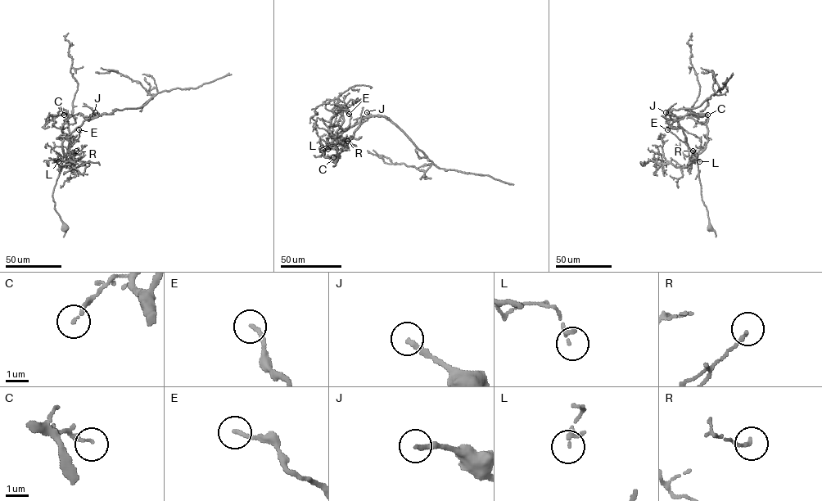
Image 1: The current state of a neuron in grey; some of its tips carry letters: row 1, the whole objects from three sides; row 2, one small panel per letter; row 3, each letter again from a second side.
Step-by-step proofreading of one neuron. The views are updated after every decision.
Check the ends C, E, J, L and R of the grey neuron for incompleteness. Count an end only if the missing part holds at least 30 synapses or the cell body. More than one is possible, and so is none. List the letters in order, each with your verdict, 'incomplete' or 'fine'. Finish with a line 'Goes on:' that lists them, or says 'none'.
C: fine
E: incomplete
J: incomplete
L: fine
R: fine
Goes on: E, J

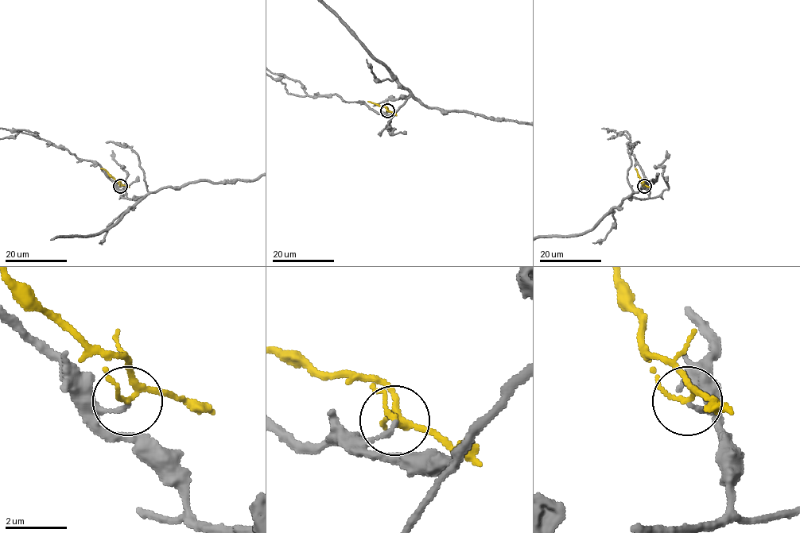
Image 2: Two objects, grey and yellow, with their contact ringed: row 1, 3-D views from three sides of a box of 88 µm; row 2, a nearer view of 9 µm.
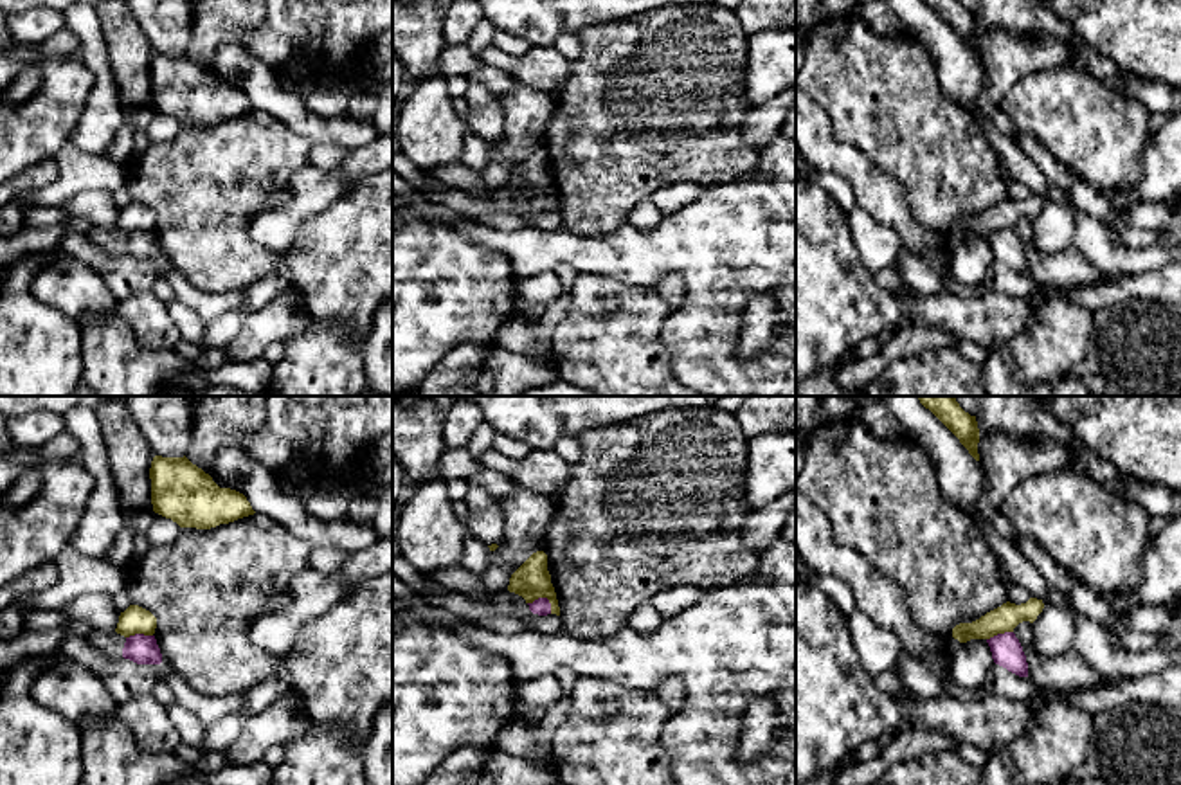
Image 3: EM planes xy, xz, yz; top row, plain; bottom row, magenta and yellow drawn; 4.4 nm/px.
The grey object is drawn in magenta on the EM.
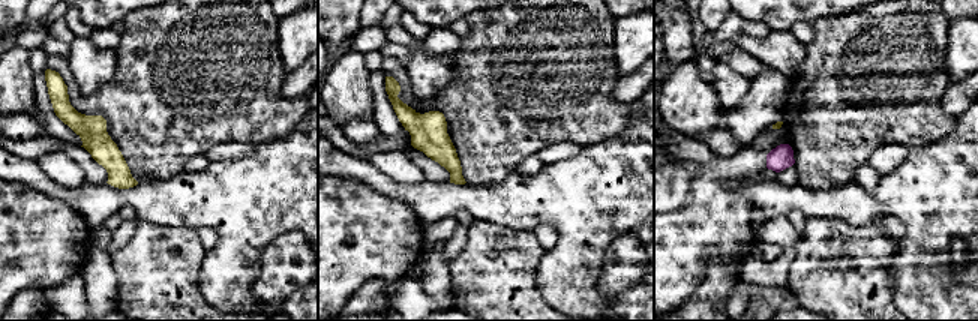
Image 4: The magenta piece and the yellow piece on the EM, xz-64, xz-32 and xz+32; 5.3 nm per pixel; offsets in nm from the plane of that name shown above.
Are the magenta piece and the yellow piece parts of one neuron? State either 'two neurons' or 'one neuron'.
two neurons

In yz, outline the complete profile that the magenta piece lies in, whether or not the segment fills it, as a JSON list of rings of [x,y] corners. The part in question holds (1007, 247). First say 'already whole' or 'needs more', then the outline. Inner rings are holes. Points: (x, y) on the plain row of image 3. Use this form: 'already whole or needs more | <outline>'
already whole | [[[1014,229],[997,230],[987,236],[987,239],[996,261],[1006,265],[1019,274],[1028,274],[1026,252]]]

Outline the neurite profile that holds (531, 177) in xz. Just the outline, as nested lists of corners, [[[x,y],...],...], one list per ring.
[[[544,148],[533,149],[509,175],[509,189],[515,189],[533,200],[538,194],[547,194],[551,211],[560,212],[554,184],[547,167],[547,151]]]

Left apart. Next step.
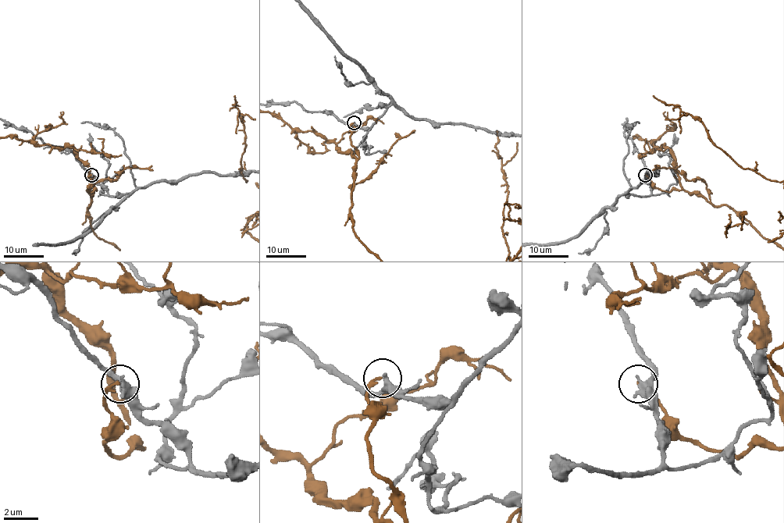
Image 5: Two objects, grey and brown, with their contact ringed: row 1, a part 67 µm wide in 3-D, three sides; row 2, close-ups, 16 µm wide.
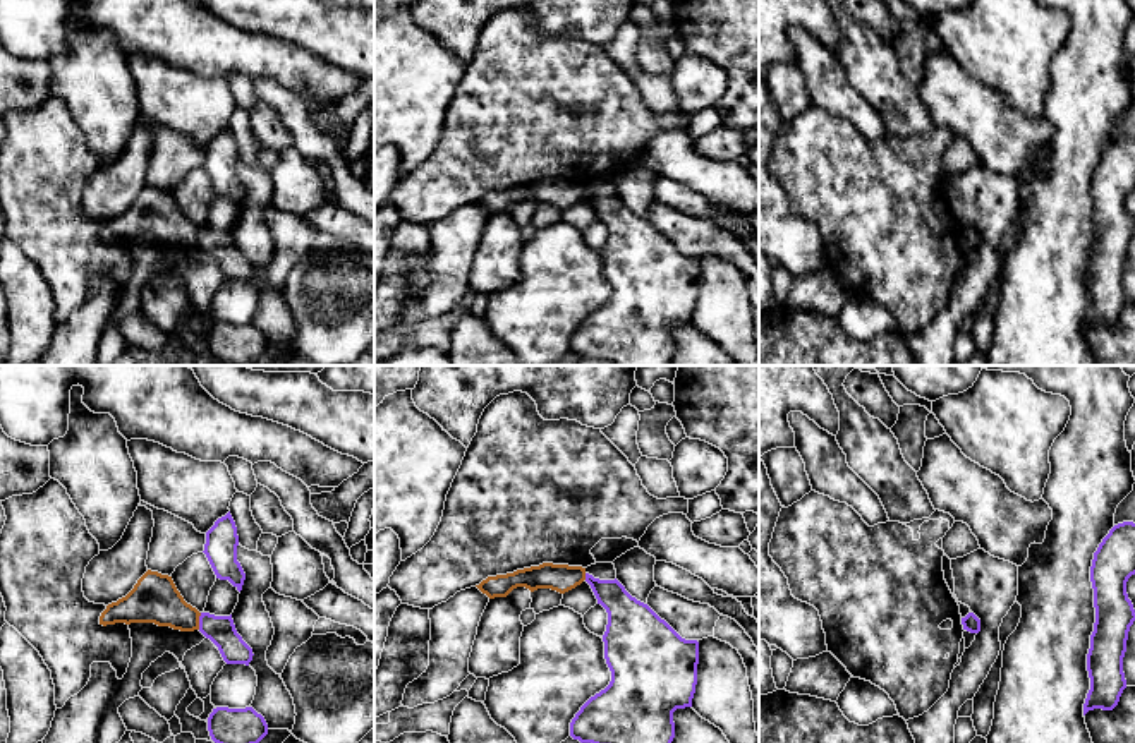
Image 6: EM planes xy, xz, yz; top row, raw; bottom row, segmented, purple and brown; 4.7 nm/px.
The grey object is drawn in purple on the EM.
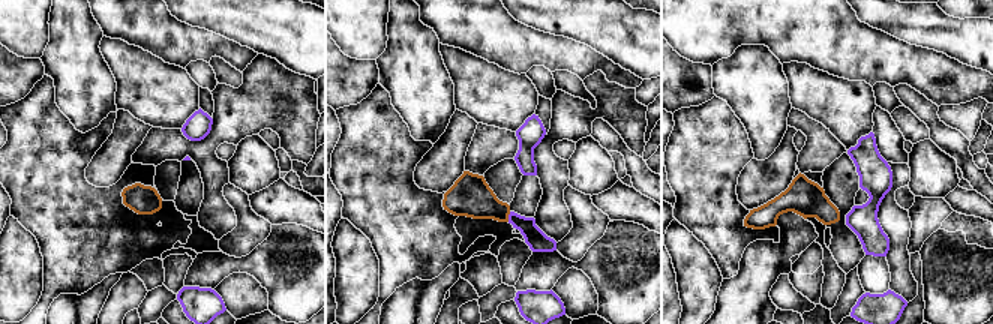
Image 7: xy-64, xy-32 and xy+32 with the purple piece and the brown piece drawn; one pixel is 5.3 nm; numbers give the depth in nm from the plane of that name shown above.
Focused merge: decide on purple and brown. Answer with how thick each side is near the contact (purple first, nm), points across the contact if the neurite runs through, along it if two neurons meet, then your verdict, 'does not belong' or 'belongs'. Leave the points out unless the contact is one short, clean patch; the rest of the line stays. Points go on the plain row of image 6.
calibres 140 and 220 nm; border xy (201, 229), (198, 244); does not belong

